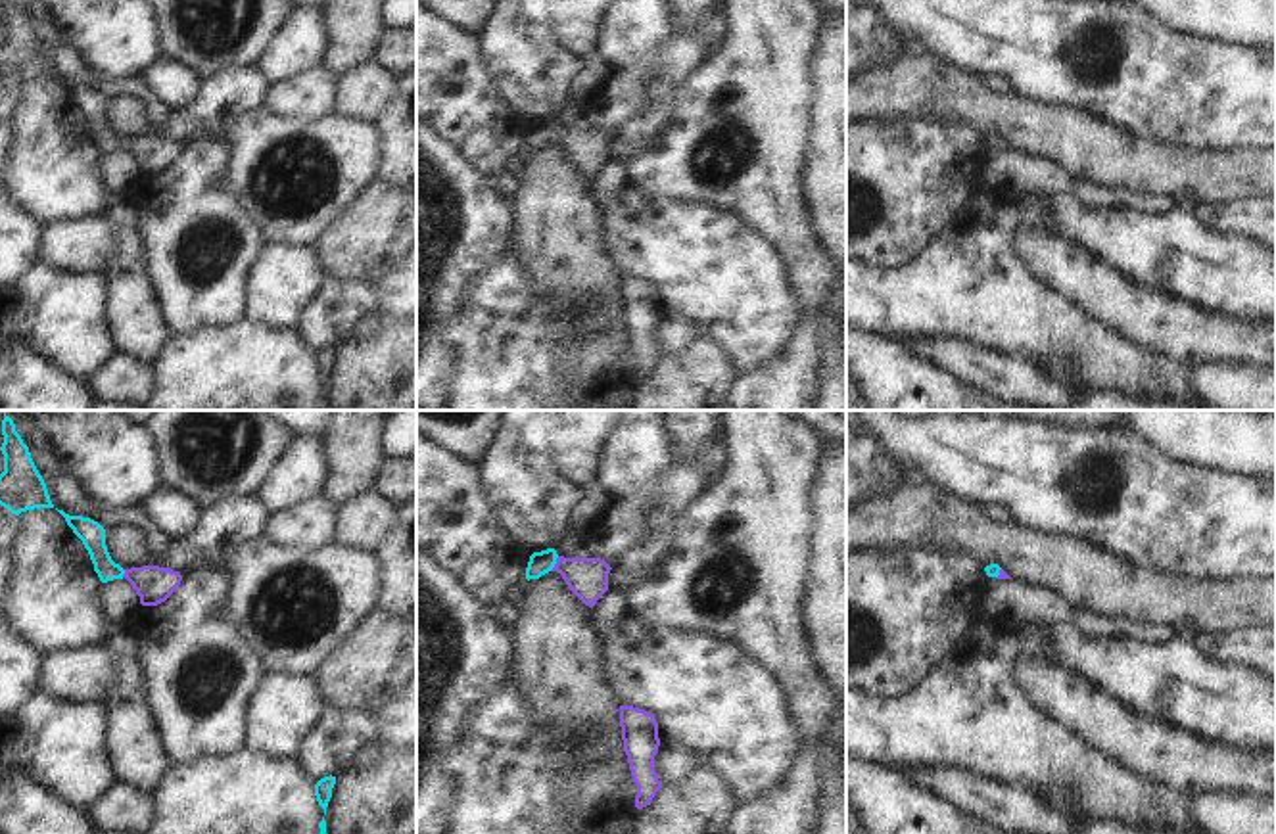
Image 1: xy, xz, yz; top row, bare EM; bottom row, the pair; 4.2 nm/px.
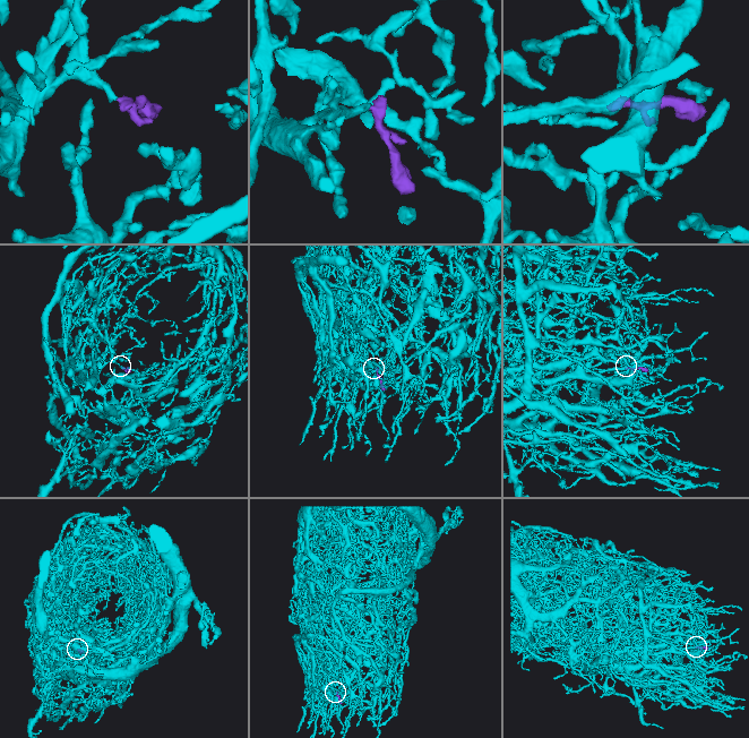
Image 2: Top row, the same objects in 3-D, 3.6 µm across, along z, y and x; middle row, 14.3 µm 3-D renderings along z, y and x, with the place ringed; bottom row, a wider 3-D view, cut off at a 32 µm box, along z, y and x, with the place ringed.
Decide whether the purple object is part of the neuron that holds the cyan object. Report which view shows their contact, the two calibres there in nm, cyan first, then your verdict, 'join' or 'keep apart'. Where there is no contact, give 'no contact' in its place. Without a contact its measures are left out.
xz | 100/180 nm | join

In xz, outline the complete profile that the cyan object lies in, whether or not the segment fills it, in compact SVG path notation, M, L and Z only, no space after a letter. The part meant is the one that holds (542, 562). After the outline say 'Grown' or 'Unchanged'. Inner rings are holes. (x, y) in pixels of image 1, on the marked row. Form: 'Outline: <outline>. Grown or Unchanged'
Outline: M555 548L533 552L526 568L526 579L539 579L556 571L568 589L589 608L608 591L610 566L601 558L564 558Z. Grown

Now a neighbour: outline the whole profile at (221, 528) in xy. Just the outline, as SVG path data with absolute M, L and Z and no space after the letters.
M255 495L224 498L198 510L198 523L180 541L171 541L159 560L148 558L146 566L159 566L178 571L209 566L263 535L271 512Z

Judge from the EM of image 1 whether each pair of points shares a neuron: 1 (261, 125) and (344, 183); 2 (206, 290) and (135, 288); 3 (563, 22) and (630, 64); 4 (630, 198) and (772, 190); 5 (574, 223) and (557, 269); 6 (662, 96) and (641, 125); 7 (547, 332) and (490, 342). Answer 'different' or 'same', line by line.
1: same
2: different
3: different
4: different
5: same
6: same
7: same

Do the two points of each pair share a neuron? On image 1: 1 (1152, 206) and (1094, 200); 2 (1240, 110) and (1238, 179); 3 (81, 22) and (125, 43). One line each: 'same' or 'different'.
1: same
2: different
3: same

